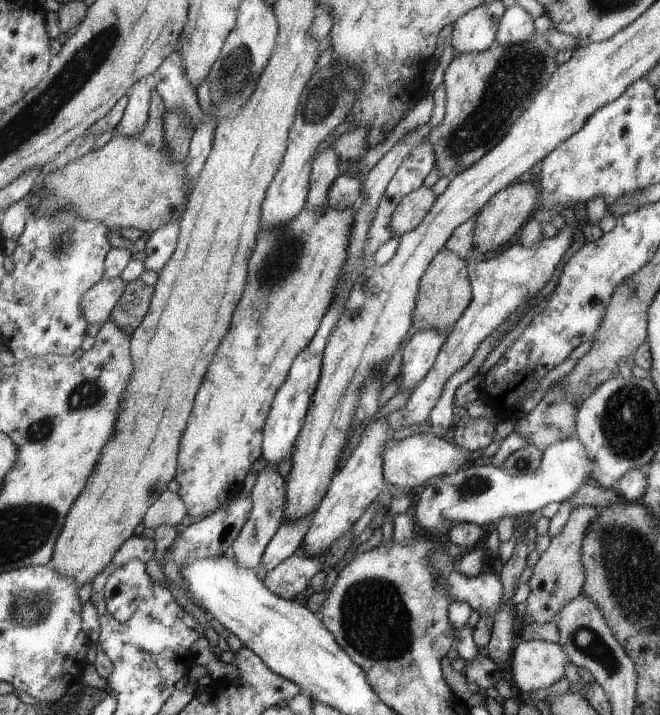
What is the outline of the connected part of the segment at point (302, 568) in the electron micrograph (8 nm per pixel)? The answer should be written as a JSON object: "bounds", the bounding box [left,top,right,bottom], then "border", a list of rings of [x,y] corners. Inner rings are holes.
{"bounds":[266,552,324,598],"border":[[[296,552],[266,573],[266,586],[282,598],[294,598],[310,587],[312,578],[322,571],[324,560],[303,558]]]}

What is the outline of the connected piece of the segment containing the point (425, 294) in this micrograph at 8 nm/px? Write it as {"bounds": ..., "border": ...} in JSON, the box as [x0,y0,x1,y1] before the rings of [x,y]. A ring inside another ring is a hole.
{"bounds":[413,249,472,334],"border":[[[442,249],[433,258],[432,264],[421,278],[420,297],[413,312],[414,330],[416,333],[426,329],[448,334],[469,308],[472,298],[472,280],[469,278],[468,262],[464,262],[457,254]]]}

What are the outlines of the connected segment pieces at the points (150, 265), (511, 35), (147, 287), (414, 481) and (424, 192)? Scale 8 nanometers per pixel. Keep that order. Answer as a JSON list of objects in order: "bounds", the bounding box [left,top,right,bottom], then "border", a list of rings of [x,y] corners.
[{"bounds":[143,222,180,273],"border":[[[166,222],[158,230],[148,235],[145,251],[146,259],[143,261],[147,271],[159,273],[164,264],[170,260],[176,250],[180,232],[180,222]]]},{"bounds":[495,4,536,46],"border":[[[519,4],[508,5],[497,26],[495,41],[500,46],[522,44],[536,34],[534,19]]]},{"bounds":[109,280,153,335],"border":[[[144,280],[129,282],[110,313],[109,320],[131,335],[147,313],[152,292],[153,285]]]},{"bounds":[384,433,468,488],"border":[[[432,433],[415,434],[402,440],[390,439],[384,450],[385,482],[401,488],[418,488],[446,472],[456,472],[468,462],[468,452]]]},{"bounds":[390,186,437,239],"border":[[[424,186],[404,195],[394,214],[390,216],[390,230],[394,237],[399,239],[400,236],[416,229],[425,220],[425,214],[433,208],[436,200],[437,194]]]}]

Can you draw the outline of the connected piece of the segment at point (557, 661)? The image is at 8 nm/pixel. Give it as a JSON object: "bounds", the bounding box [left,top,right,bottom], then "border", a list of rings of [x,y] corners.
{"bounds":[508,639,569,692],"border":[[[540,639],[517,641],[508,662],[514,686],[520,692],[544,690],[564,678],[569,653],[559,644]]]}

